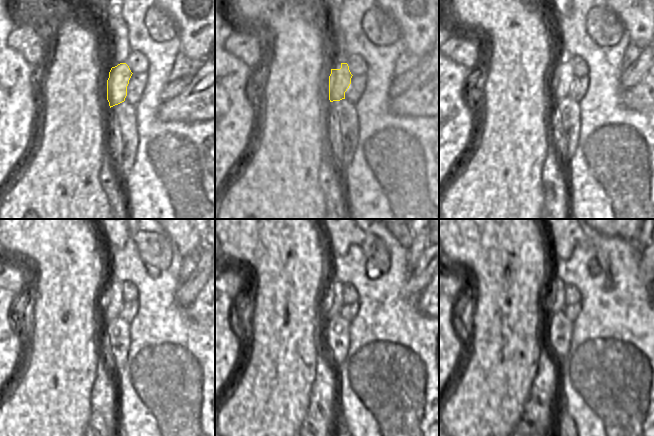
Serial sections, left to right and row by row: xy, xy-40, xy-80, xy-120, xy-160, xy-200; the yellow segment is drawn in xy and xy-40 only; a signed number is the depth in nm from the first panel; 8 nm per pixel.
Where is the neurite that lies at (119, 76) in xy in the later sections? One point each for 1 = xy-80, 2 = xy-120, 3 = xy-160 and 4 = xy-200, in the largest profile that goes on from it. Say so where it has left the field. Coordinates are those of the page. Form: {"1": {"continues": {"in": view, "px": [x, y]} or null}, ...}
{"1": {"continues": {"in": "xy-80", "px": [564, 78]}}, "2": {"continues": {"in": "xy-120", "px": [111, 307]}}, "3": {"continues": {"in": "xy-160", "px": [332, 309]}}, "4": {"continues": {"in": "xy-200", "px": [560, 306]}}}

